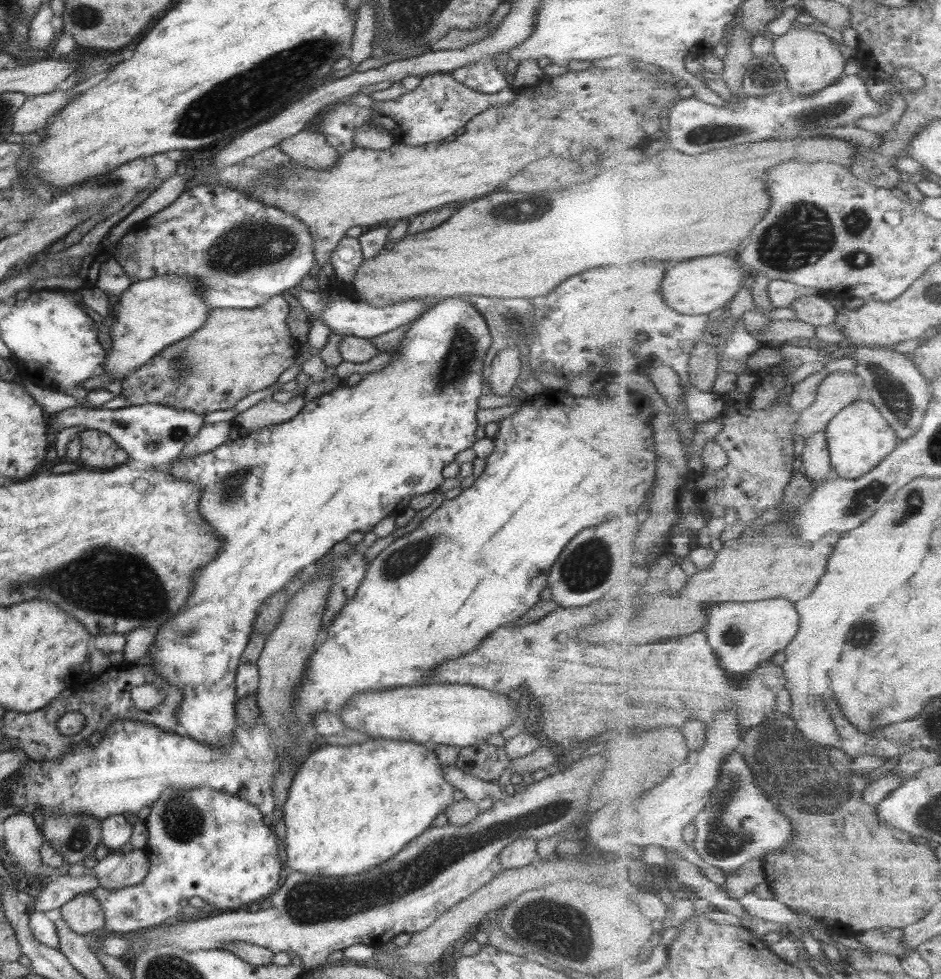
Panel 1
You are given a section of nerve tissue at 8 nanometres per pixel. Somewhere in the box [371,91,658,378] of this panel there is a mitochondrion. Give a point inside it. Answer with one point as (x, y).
(507, 210)

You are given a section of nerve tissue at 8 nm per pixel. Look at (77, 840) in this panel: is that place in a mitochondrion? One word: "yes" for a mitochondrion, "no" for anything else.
yes

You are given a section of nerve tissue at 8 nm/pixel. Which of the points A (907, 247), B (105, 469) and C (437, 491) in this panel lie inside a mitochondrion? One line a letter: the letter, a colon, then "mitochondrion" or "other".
A: other
B: other
C: other

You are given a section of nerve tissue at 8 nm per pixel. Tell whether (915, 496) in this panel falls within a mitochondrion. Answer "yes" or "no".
yes

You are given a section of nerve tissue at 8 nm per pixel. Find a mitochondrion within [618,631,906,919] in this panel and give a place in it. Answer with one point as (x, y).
(809, 780)

